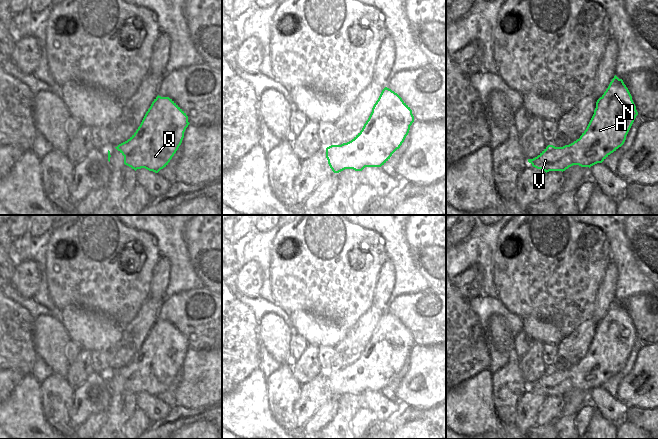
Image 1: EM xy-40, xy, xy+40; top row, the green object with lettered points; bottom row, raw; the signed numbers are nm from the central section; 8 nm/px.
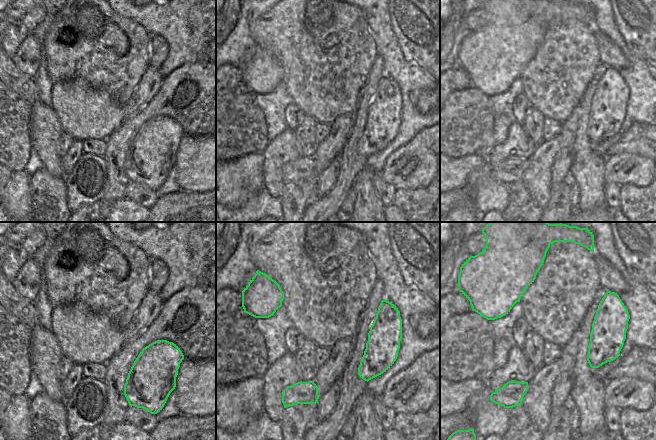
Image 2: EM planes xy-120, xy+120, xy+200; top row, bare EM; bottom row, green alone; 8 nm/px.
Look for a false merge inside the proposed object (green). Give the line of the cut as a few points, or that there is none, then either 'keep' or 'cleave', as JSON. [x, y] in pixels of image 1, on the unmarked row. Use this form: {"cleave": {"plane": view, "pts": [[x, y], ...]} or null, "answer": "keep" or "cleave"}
{"cleave": null, "answer": "keep"}

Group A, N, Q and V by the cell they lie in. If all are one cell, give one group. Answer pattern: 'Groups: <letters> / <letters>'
Groups: A N Q V.

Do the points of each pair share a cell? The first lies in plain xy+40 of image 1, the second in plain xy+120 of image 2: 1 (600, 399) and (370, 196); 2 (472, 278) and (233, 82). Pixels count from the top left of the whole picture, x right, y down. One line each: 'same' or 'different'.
1: different
2: same

